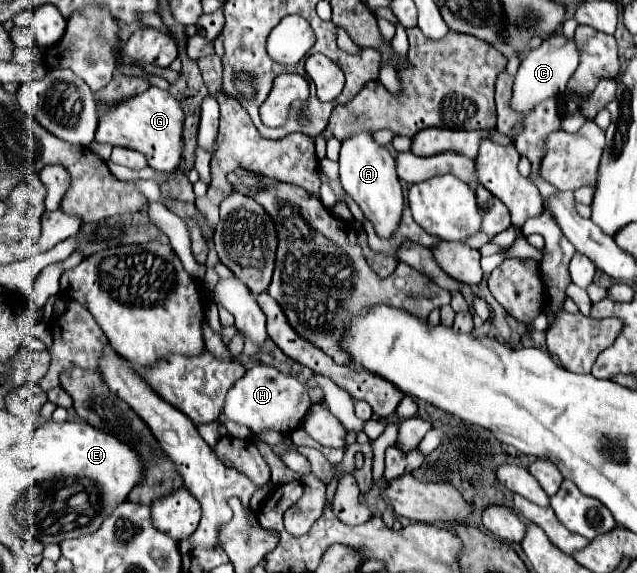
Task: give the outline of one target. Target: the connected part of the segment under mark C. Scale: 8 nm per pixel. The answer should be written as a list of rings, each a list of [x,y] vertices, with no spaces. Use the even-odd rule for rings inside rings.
[[[555,31],[551,33],[541,47],[537,47],[535,51],[531,51],[523,63],[519,65],[519,71],[515,75],[515,85],[513,85],[513,109],[517,113],[527,113],[531,111],[537,103],[541,103],[543,99],[557,95],[557,93],[565,93],[567,81],[571,79],[571,75],[575,73],[575,69],[579,67],[581,61],[581,51],[577,47],[577,43],[573,39],[567,39],[563,35],[563,31]]]

